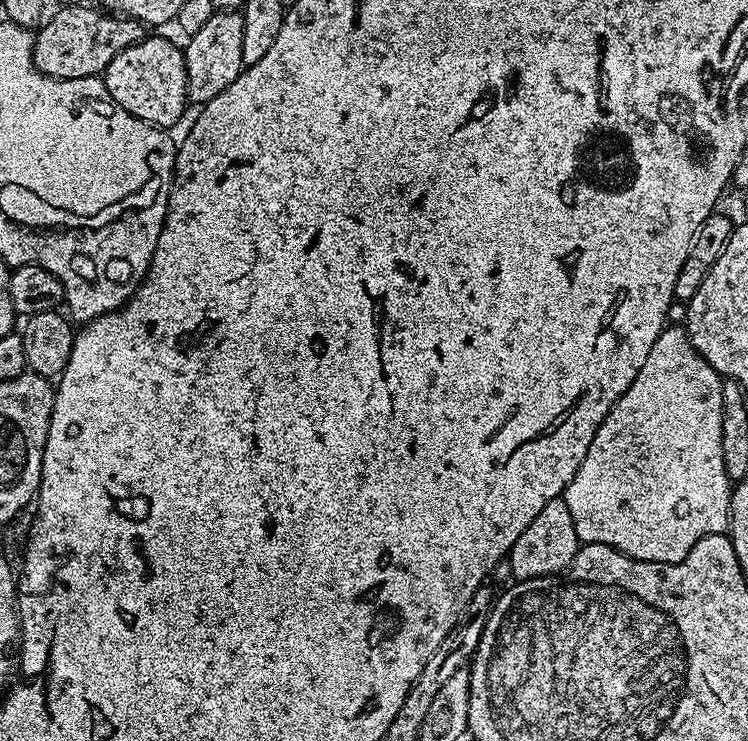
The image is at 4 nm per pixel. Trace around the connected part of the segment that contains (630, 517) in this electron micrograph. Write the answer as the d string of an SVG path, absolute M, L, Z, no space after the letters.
M668 326L658 334L654 346L650 346L650 354L646 354L646 362L642 370L630 382L630 386L620 395L618 402L606 414L602 426L598 426L598 434L594 434L594 442L590 442L590 450L586 450L586 458L582 458L582 466L578 466L578 474L564 491L563 500L570 510L570 518L574 518L574 530L581 544L605 544L625 552L635 560L658 562L659 564L677 564L694 550L694 542L704 536L722 536L729 531L729 516L732 510L732 490L726 474L726 466L722 462L722 386L724 380L712 369L710 362L702 358L694 350L687 331L680 326Z

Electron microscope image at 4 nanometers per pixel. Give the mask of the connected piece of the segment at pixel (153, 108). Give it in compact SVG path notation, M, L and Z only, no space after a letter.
M145 35L144 39L134 46L119 52L104 69L102 79L113 104L134 114L138 119L146 121L147 124L156 125L157 128L171 129L171 124L176 124L183 118L184 108L189 107L183 47L179 43L171 44L164 36Z

